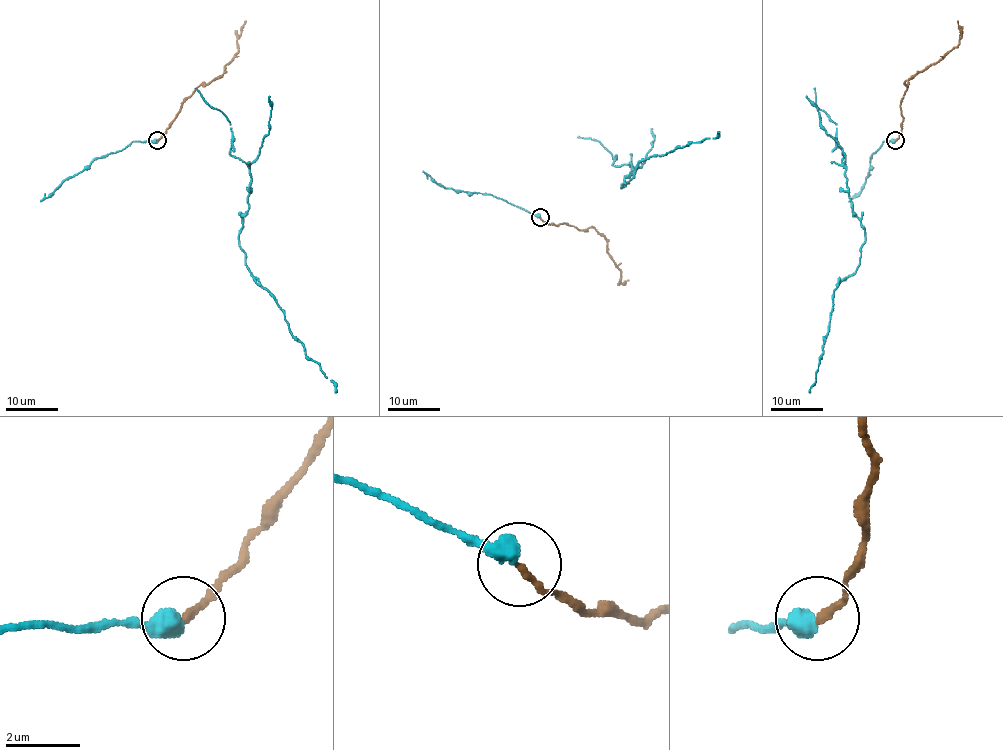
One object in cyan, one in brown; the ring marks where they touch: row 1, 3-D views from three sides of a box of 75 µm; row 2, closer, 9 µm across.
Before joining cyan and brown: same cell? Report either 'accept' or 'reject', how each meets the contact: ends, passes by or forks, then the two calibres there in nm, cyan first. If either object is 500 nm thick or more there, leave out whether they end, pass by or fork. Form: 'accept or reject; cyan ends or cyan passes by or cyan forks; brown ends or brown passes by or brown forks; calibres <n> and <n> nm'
accept; calibres 550 and 200 nm

